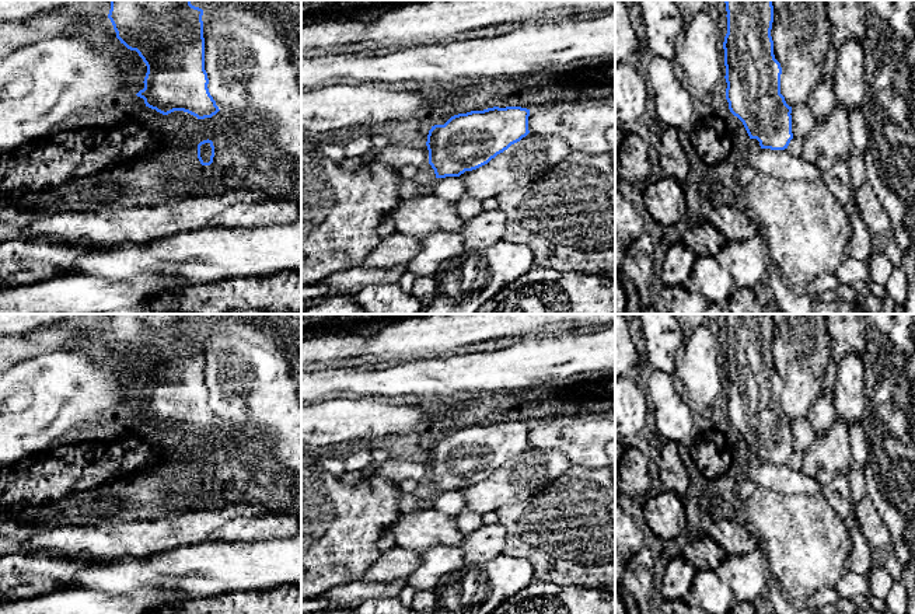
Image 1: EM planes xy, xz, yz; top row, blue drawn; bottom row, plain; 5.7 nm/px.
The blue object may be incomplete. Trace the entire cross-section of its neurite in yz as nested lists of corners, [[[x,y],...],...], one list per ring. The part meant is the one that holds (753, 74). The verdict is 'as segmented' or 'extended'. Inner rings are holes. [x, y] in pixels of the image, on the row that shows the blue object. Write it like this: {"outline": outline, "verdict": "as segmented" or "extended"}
{"outline": [[[724,0],[727,34],[724,36],[726,100],[730,112],[737,116],[750,139],[757,139],[761,149],[787,149],[792,133],[792,107],[780,94],[780,63],[773,55],[771,36],[773,22],[772,0]]], "verdict": "as segmented"}

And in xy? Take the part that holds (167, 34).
{"outline": [[[111,0],[108,18],[116,38],[136,50],[147,66],[144,88],[136,94],[146,107],[163,115],[184,111],[198,119],[212,118],[220,111],[207,88],[202,15],[203,10],[191,0]]], "verdict": "as segmented"}

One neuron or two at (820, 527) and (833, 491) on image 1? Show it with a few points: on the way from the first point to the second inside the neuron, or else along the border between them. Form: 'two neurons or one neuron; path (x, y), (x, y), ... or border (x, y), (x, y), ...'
one neuron; path (823, 519), (833, 508), (833, 499)

